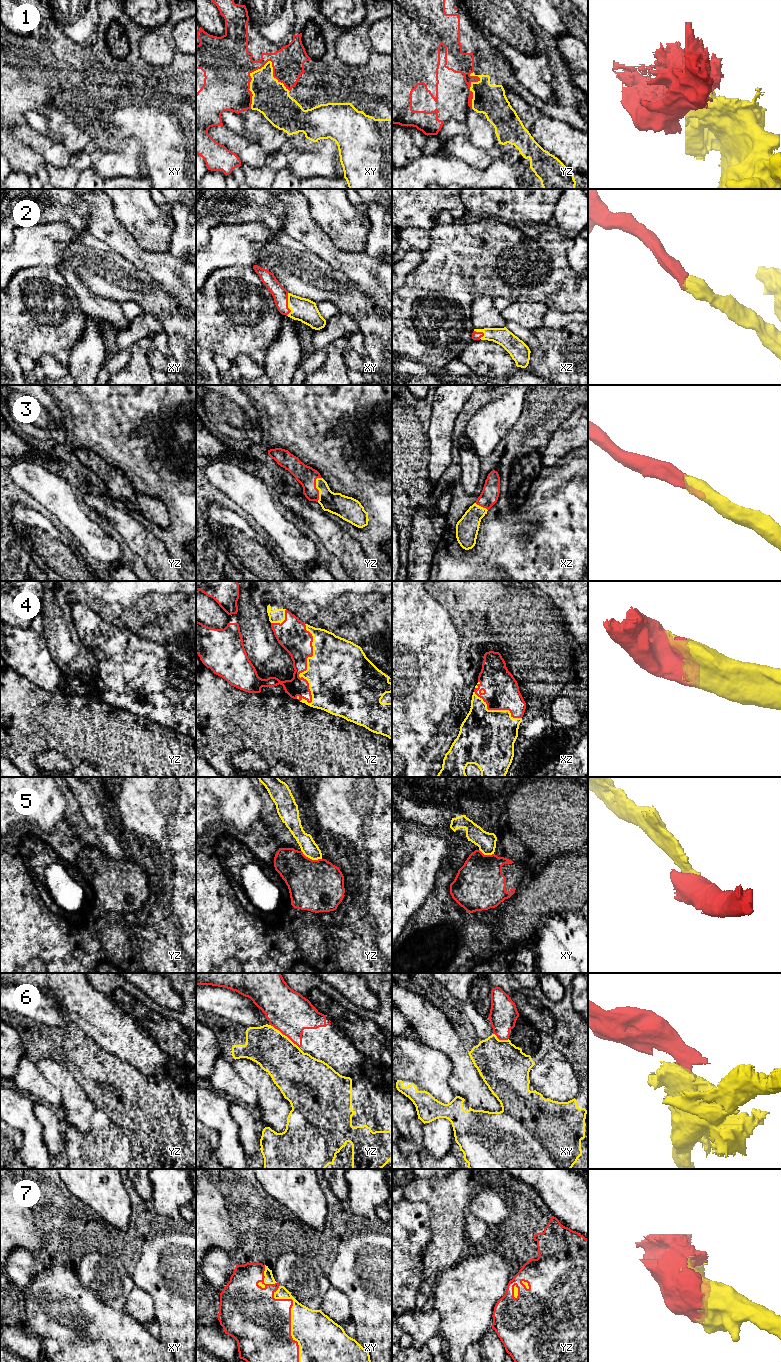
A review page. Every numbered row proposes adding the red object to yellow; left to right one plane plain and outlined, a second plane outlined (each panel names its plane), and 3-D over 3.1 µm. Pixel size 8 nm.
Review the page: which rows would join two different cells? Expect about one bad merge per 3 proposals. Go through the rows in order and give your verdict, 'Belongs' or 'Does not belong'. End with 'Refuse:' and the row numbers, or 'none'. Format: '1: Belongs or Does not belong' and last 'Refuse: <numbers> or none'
1: Does not belong
2: Belongs
3: Belongs
4: Belongs
5: Does not belong
6: Does not belong
7: Belongs
Refuse: 1, 5, 6

